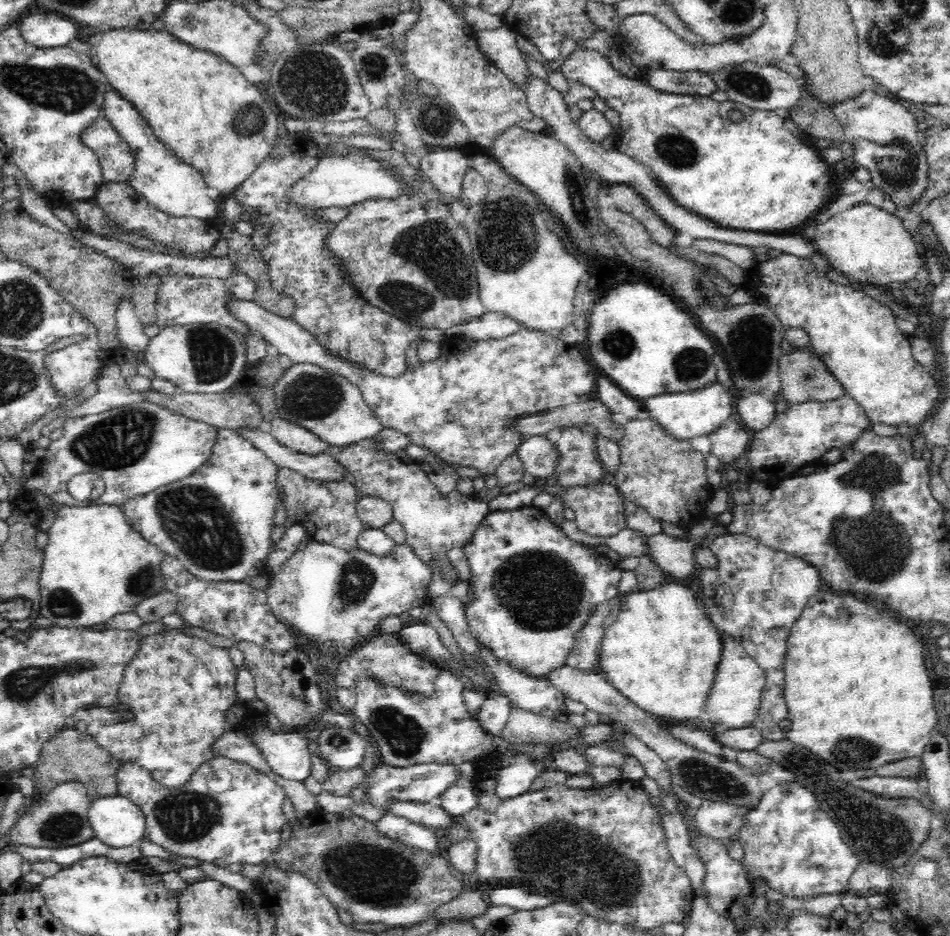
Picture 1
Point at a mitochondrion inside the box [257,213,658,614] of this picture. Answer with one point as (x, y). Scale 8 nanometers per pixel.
(443, 264)

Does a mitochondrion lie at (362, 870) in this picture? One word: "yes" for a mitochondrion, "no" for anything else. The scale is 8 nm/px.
yes

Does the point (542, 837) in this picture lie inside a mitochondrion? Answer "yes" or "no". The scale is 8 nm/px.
yes

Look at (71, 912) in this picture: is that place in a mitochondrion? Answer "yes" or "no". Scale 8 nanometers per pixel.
no

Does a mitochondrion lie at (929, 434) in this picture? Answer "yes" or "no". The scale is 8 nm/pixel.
no

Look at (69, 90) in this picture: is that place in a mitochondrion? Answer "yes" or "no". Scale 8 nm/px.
yes

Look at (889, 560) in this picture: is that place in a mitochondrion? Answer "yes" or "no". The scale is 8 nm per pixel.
yes

